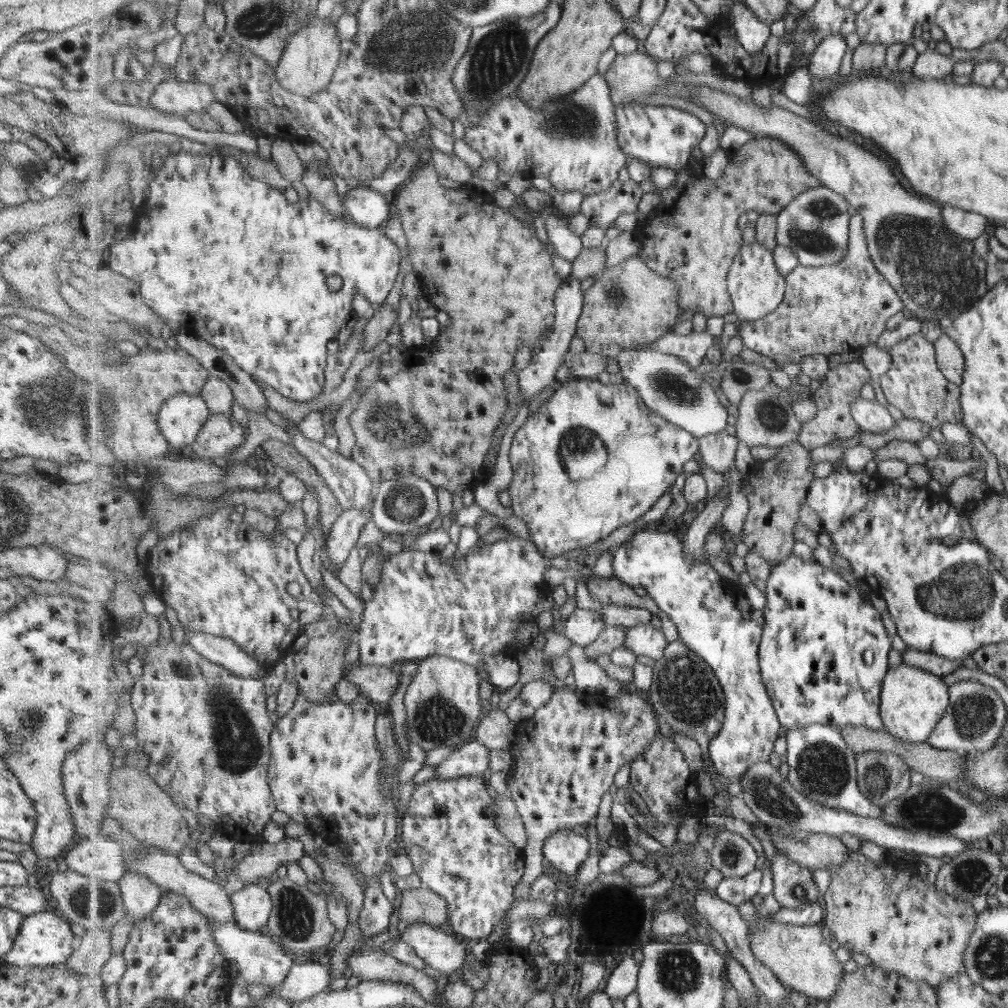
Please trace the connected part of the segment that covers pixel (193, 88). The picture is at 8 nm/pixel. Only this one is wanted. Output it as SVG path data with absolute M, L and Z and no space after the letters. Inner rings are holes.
M174 75L156 87L151 100L155 108L165 112L203 110L217 102L207 82L183 81Z

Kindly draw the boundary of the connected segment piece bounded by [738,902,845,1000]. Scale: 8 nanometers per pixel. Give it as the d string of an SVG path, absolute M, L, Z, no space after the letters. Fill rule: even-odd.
M751 902L738 908L747 923L753 954L777 976L783 986L795 988L818 1000L829 999L838 992L845 973L835 950L829 946L828 939L823 938L821 926L799 926L776 921L765 925L765 920L769 918L762 914L761 908L755 908Z

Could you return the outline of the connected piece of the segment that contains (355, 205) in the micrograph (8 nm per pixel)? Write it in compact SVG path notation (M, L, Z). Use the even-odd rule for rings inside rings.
M373 187L349 188L342 205L356 224L373 230L383 228L393 212L385 192L379 192Z

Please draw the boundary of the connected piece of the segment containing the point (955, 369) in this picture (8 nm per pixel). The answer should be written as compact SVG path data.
M940 335L935 342L936 364L943 375L959 386L963 379L964 357L956 341L947 335Z

